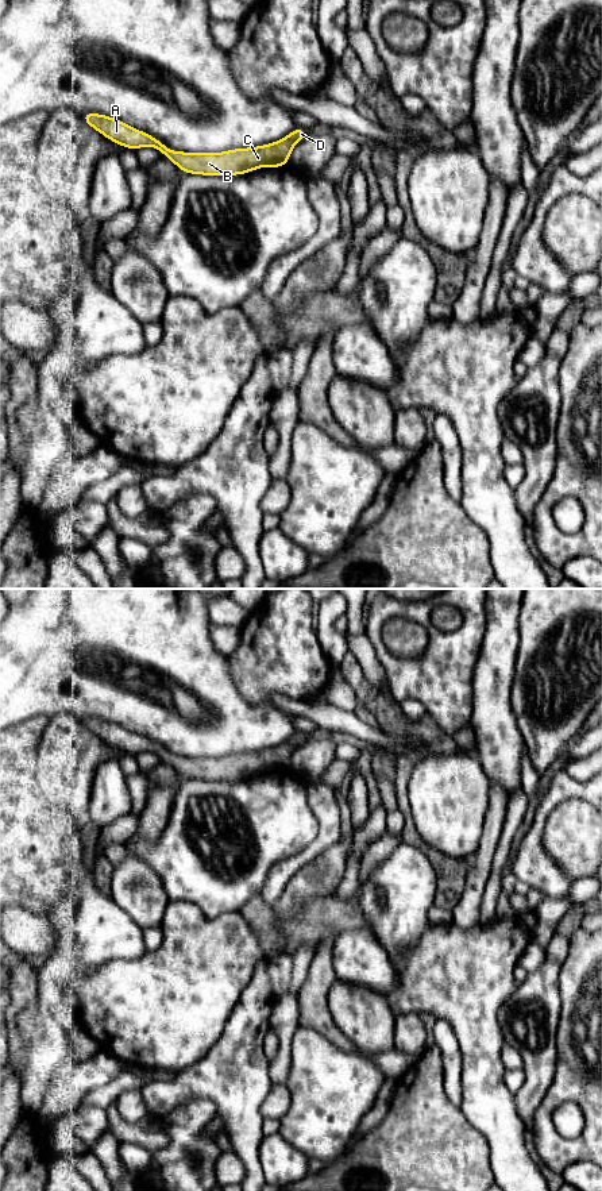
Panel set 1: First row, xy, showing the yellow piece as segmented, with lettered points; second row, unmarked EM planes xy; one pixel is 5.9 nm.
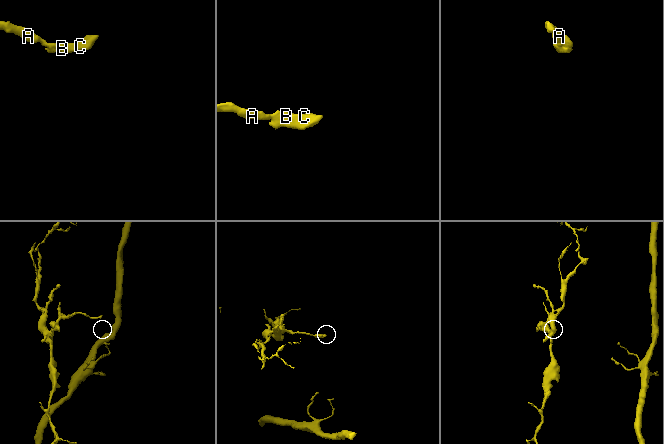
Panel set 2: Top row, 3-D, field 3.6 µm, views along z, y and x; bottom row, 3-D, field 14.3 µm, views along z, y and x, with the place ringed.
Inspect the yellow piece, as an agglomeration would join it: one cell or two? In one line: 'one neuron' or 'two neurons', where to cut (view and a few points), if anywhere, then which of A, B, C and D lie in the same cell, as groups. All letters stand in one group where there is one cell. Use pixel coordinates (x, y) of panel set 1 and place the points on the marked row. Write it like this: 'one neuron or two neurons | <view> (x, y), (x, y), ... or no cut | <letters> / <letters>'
one neuron | no cut | A B C D

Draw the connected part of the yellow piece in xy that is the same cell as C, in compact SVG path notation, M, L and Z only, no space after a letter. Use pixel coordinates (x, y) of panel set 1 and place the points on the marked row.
M85 112L81 117L89 127L119 146L135 151L140 147L154 147L177 169L200 176L240 176L261 167L288 166L293 147L308 135L308 130L296 127L285 138L269 144L221 153L185 153L169 150L162 140L112 116Z

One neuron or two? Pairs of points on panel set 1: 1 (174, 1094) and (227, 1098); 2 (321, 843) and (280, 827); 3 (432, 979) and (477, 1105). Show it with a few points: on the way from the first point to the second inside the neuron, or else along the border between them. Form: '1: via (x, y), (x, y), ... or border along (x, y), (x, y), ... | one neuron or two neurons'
1: via (188, 1090), (213, 1090) | one neuron
2: border along (311, 808), (317, 821), (317, 835), (288, 858) | two neurons
3: via (463, 1010), (477, 1026), (477, 1074) | one neuron

